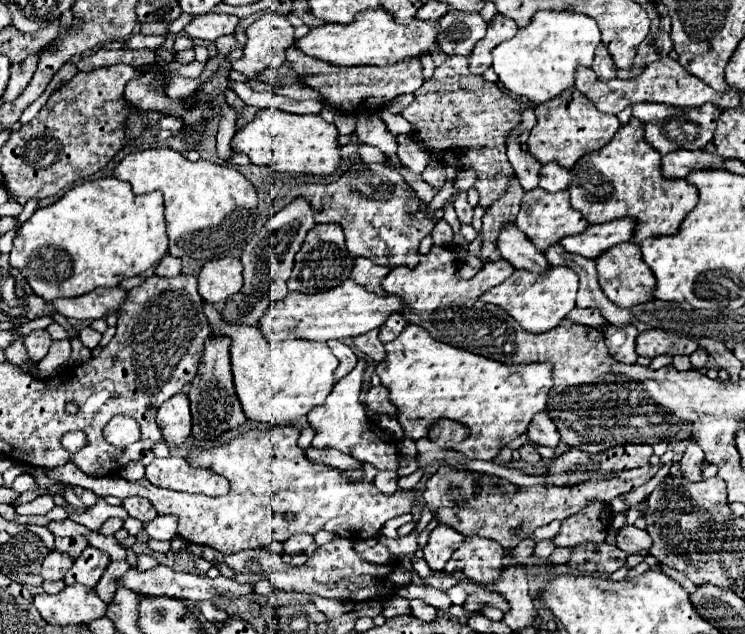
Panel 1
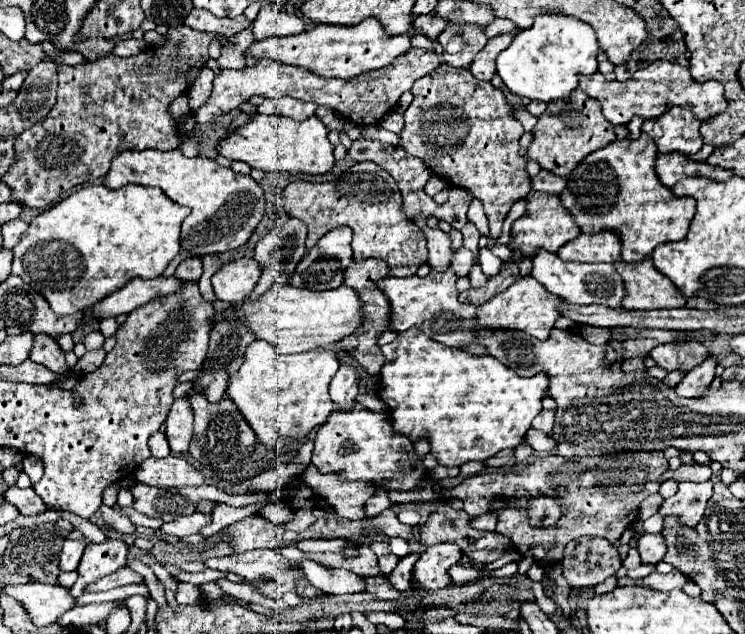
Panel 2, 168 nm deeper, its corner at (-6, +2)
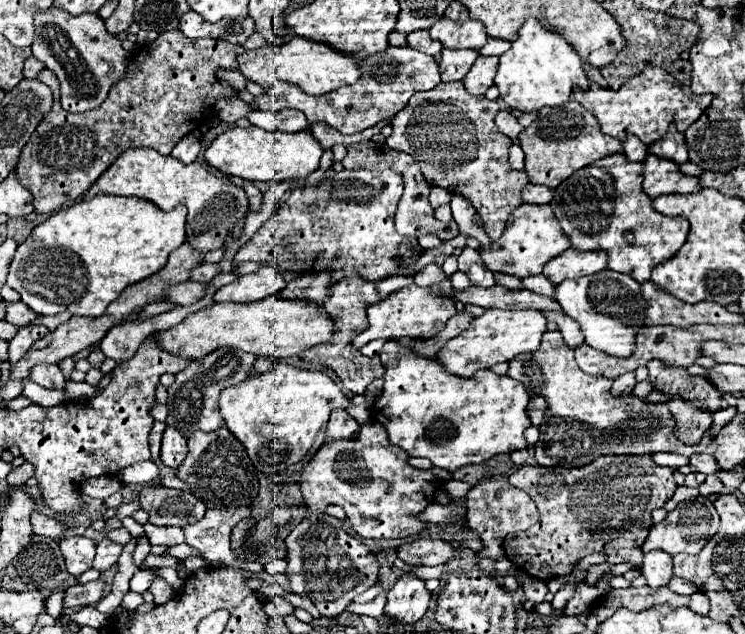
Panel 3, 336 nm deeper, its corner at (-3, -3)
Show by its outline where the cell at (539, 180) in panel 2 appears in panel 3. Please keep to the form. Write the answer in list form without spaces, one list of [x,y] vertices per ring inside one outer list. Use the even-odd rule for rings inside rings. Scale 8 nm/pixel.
[[[529,183],[523,189],[523,201],[525,203],[551,203],[551,199],[553,199],[553,189],[549,189],[549,187]]]

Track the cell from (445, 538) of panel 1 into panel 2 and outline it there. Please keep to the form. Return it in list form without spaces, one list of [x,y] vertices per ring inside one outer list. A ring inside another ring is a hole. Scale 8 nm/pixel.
[[[436,544],[424,550],[412,570],[412,580],[424,590],[440,590],[452,584],[448,576],[448,568],[458,564],[462,552],[456,544]]]

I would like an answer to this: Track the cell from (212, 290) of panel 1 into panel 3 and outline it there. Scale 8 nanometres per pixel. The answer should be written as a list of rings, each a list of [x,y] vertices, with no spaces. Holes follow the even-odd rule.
[[[263,265],[259,271],[243,275],[237,281],[221,287],[213,295],[213,299],[251,303],[251,301],[259,301],[269,295],[277,295],[285,285],[287,285],[285,279],[271,265]]]

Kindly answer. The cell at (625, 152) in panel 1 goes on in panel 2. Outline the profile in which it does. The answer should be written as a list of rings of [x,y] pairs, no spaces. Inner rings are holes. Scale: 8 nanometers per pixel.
[[[640,134],[638,140],[630,140],[630,138],[618,140],[610,146],[604,146],[602,150],[590,154],[590,158],[586,158],[586,162],[580,162],[572,170],[572,174],[566,178],[568,180],[566,190],[562,190],[562,194],[560,194],[562,206],[572,214],[572,218],[576,220],[576,224],[580,226],[580,230],[584,234],[612,230],[620,236],[620,244],[622,244],[620,260],[626,264],[646,260],[658,244],[684,240],[688,234],[694,210],[696,210],[694,198],[676,198],[670,188],[666,188],[658,182],[658,176],[654,172],[656,156],[658,156],[658,150],[654,146],[654,140],[648,138],[648,134]]]

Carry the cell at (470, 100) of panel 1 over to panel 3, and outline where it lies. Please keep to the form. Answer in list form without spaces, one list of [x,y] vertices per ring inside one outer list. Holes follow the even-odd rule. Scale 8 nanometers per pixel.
[[[461,81],[439,83],[409,99],[407,107],[393,117],[393,133],[387,137],[387,147],[409,153],[431,187],[443,187],[469,199],[493,241],[503,233],[513,209],[523,203],[521,191],[529,183],[527,173],[511,169],[507,161],[513,141],[497,129],[497,111],[497,101],[467,93]]]

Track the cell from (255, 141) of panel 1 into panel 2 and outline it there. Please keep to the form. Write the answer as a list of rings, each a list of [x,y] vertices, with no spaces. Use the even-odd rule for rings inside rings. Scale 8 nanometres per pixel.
[[[256,114],[248,124],[228,132],[216,142],[216,152],[228,160],[240,160],[262,172],[306,172],[324,174],[334,166],[334,146],[328,140],[328,128],[318,116],[296,122],[284,116]]]

